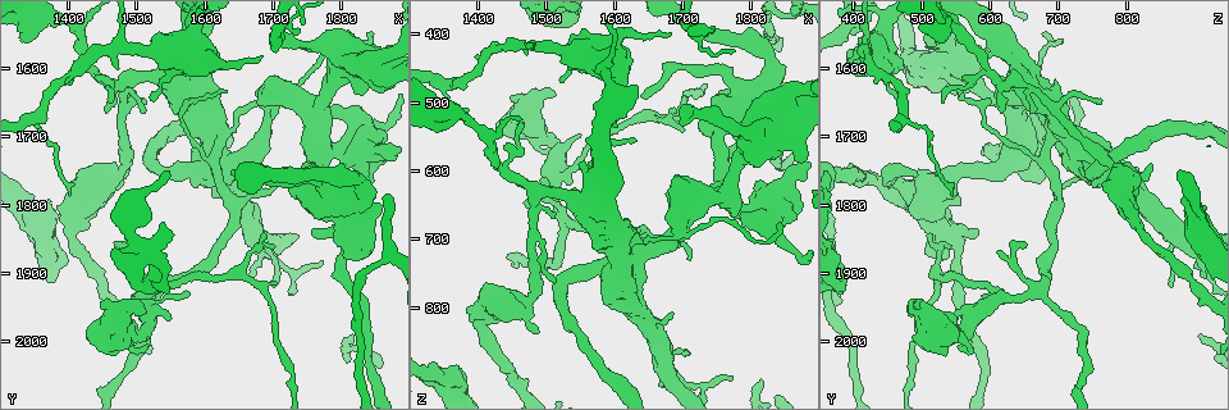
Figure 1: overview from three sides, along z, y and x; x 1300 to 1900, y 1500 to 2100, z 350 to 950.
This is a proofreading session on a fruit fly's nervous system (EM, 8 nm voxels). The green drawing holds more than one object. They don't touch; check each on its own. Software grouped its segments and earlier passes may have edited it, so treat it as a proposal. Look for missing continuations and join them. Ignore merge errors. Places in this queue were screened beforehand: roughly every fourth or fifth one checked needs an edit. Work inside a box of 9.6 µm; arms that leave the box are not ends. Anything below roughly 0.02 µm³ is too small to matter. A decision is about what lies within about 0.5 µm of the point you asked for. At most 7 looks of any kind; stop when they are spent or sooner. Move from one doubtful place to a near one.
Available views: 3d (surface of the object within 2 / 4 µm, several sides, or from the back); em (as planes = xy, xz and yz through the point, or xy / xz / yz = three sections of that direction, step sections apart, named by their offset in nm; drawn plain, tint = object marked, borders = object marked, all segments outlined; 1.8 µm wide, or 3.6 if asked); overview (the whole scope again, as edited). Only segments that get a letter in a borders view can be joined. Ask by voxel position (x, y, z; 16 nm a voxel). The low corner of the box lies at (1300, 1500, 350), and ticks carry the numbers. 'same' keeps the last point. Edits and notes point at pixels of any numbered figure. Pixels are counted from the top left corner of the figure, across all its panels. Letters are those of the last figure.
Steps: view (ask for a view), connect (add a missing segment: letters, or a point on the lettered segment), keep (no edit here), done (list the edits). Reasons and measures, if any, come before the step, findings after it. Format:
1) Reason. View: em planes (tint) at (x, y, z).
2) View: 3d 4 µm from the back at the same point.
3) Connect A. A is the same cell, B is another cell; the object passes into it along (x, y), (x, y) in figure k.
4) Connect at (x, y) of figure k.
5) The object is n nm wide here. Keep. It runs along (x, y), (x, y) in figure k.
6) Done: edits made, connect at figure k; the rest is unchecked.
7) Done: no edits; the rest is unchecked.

Sudden change in width. View: em 3.6 µm planes (tint) at (1620, 1740, 730).

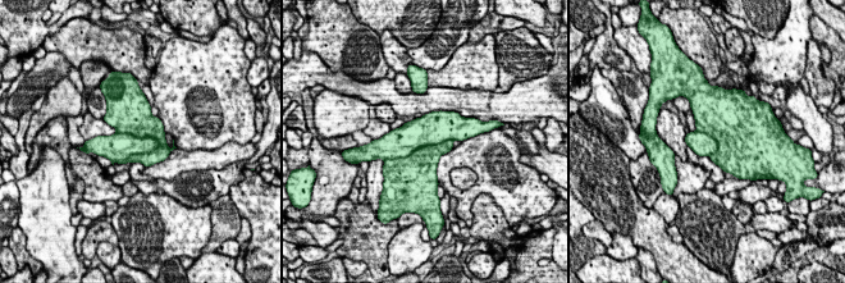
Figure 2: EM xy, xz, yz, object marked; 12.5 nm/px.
What lies round it. View: em 3.6 µm planes (borders) at the same point.

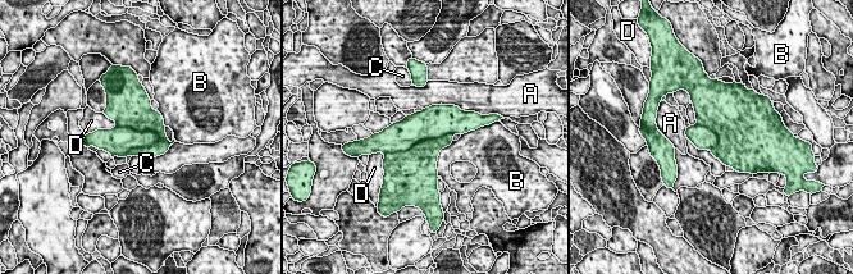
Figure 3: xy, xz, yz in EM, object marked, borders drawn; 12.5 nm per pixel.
The object is 600 nm wide here. Keep. A, B, C and D are other cells; none of them fits.

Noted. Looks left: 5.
Sharp bend. View: em 3.6 µm xy step 4 (tint) at (1810, 1785, 490).

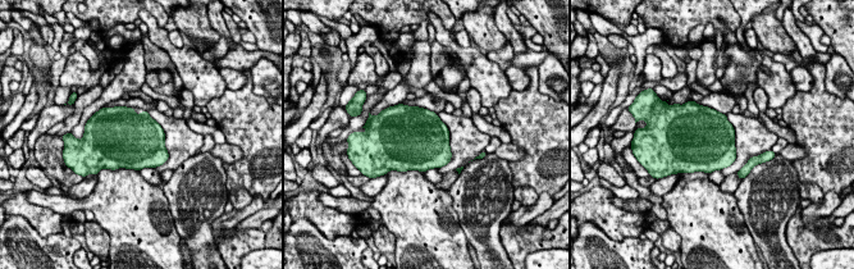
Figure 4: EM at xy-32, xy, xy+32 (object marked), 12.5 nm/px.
View: em 3.6 µm planes (borders) at the same point.

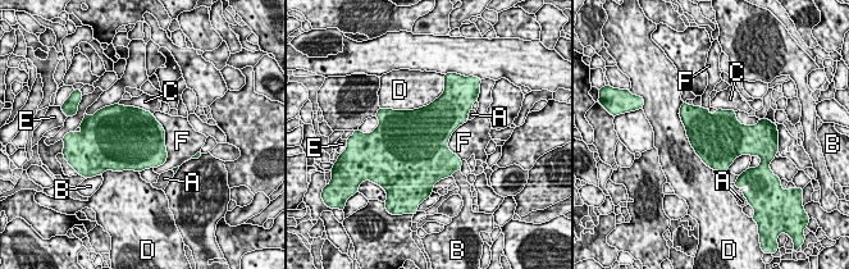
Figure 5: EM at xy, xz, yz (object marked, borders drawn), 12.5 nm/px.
Keep. A, B, C, D, E and F are other cells; a border runs along (153, 114), (167, 153), (156, 168) in figure 5; no lettered segment goes on from it.

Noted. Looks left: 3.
Sharp bend. View: 3d 2 µm at (1490, 1620, 635).

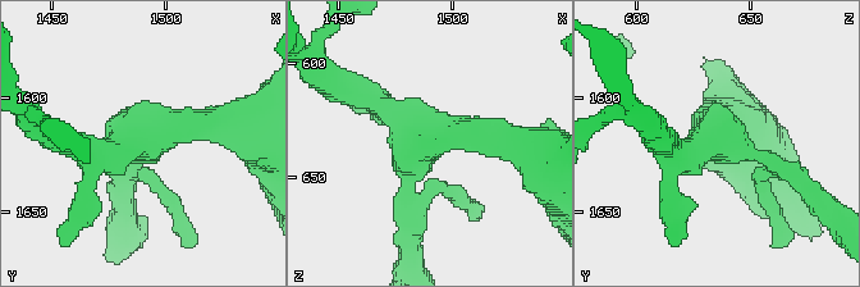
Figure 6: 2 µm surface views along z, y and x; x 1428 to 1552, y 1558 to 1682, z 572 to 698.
Need the tissue. View: em planes (borders) at (1488, 1619, 633).

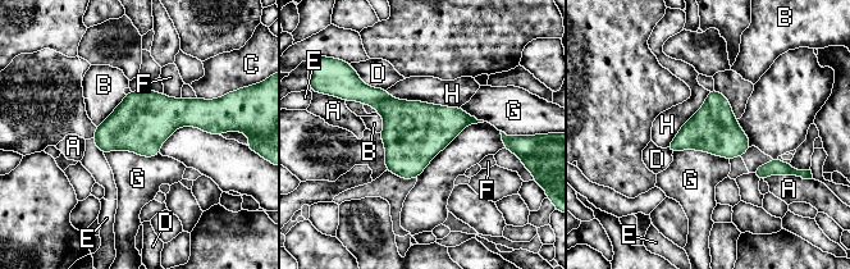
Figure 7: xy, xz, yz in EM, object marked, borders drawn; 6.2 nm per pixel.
The longest contact is with H, 480 nm. Keep. A, B, C, D, E, F, G and H are other cells; a border runs along (672, 153), (703, 150), (729, 160) in figure 7; none of them fits.

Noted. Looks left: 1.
Done: no edits; the rest is unchecked.

